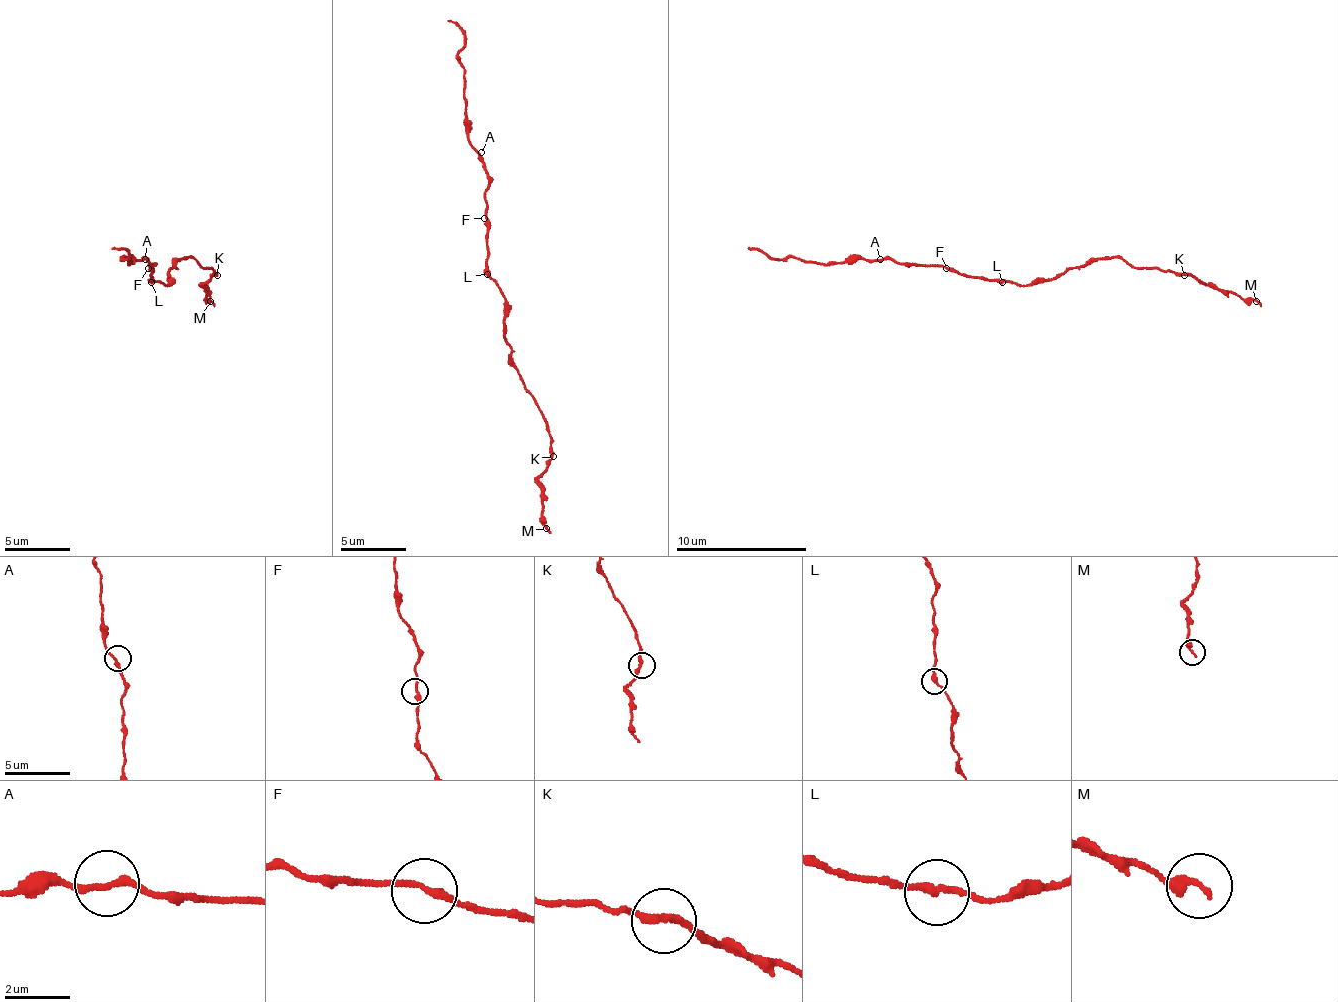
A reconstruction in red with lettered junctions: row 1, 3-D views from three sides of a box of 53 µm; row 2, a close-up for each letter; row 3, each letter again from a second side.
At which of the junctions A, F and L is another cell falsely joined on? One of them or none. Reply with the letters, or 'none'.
none

